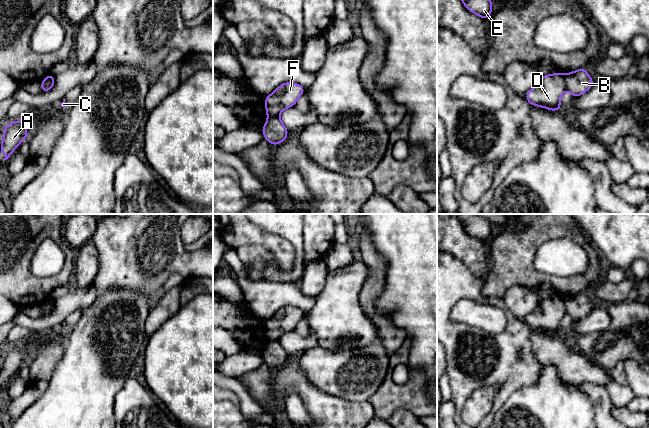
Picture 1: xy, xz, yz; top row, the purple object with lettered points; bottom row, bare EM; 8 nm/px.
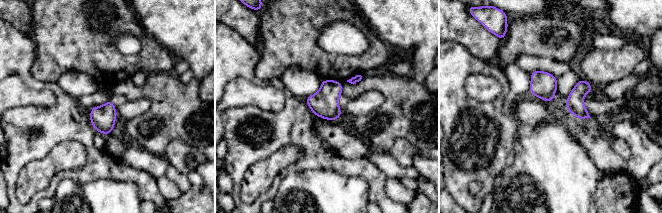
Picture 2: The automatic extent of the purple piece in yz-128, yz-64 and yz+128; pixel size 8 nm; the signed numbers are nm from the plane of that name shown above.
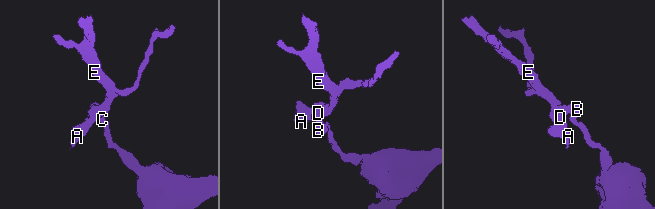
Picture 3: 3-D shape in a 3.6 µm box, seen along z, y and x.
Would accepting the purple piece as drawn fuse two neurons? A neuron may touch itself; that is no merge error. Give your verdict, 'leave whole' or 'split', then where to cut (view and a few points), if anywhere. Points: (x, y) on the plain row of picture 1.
split; cut in yz along (562, 299), (566, 313)

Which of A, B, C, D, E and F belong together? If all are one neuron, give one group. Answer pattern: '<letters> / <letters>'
A D E F / B C

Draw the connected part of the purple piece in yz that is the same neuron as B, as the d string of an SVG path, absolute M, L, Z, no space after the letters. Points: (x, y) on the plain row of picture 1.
M580 292L574 296L563 299L568 314L573 322L576 322L588 315L594 308L594 304L589 300L585 292Z

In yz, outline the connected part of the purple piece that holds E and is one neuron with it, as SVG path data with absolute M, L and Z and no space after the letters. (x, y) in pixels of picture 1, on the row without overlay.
M450 214L454 216L463 226L465 232L480 240L485 245L493 235L491 223L477 214Z

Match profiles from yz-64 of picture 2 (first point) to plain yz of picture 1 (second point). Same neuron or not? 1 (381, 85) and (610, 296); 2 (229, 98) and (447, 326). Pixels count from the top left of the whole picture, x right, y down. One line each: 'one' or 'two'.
1: two
2: two

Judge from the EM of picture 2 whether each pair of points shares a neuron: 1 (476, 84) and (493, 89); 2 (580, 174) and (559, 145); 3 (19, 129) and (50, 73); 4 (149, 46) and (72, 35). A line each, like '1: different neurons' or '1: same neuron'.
1: same neuron
2: same neuron
3: different neurons
4: same neuron

